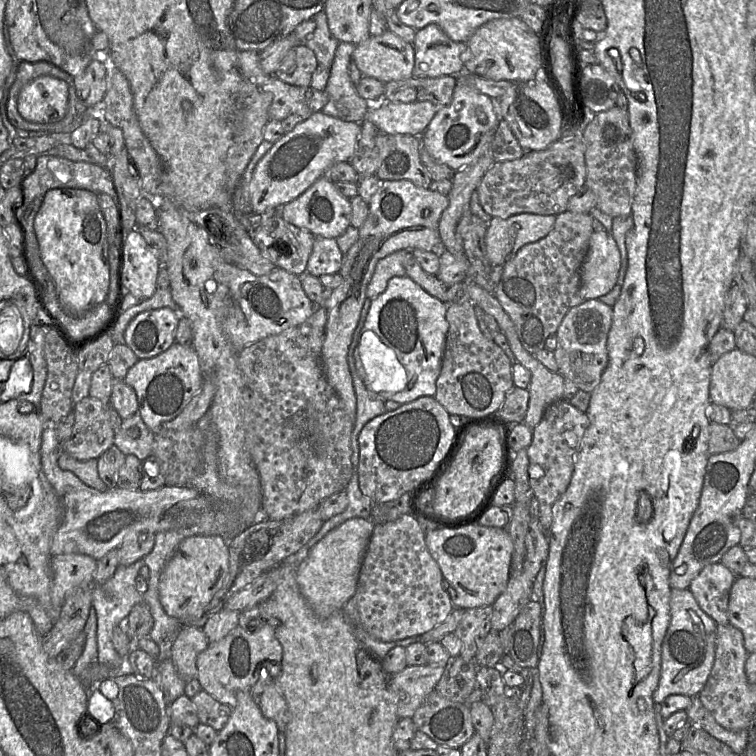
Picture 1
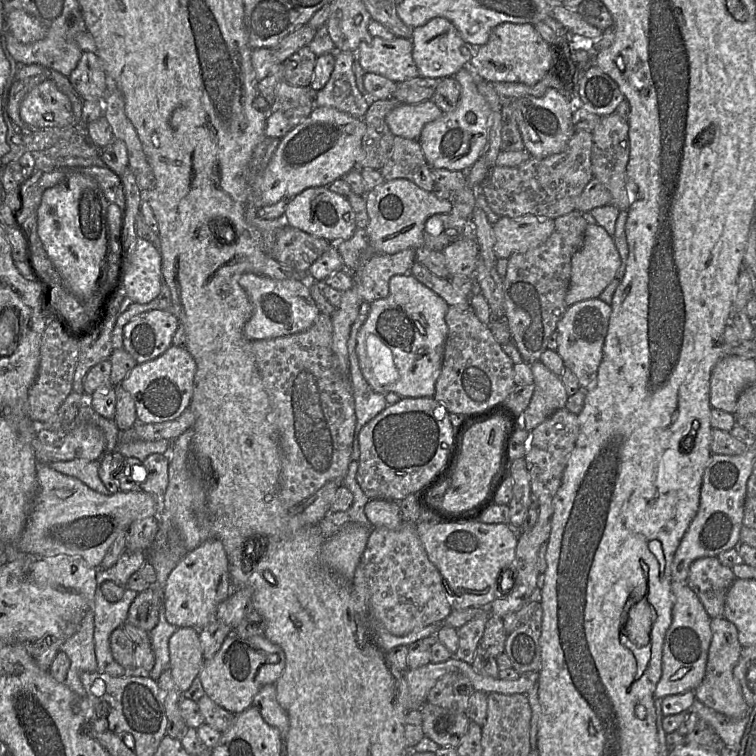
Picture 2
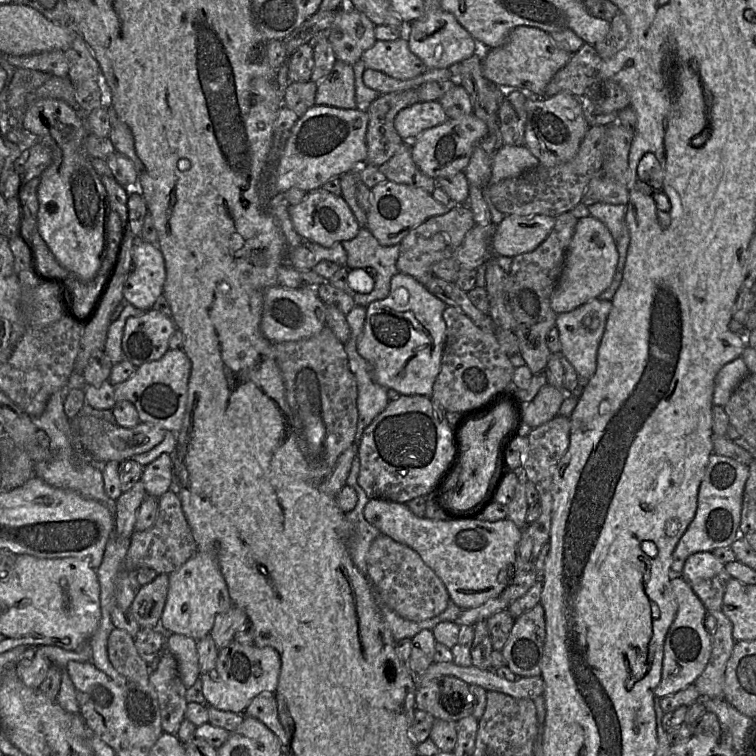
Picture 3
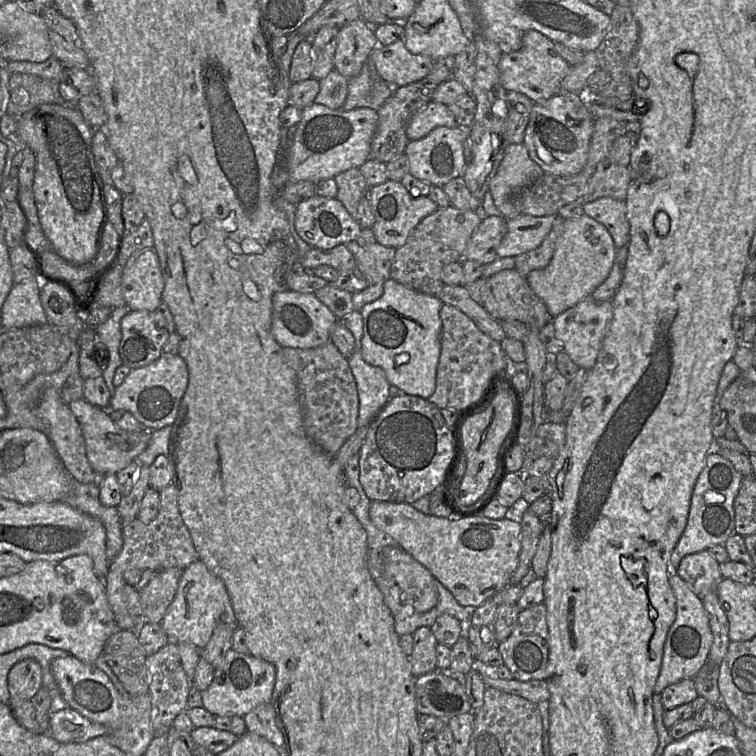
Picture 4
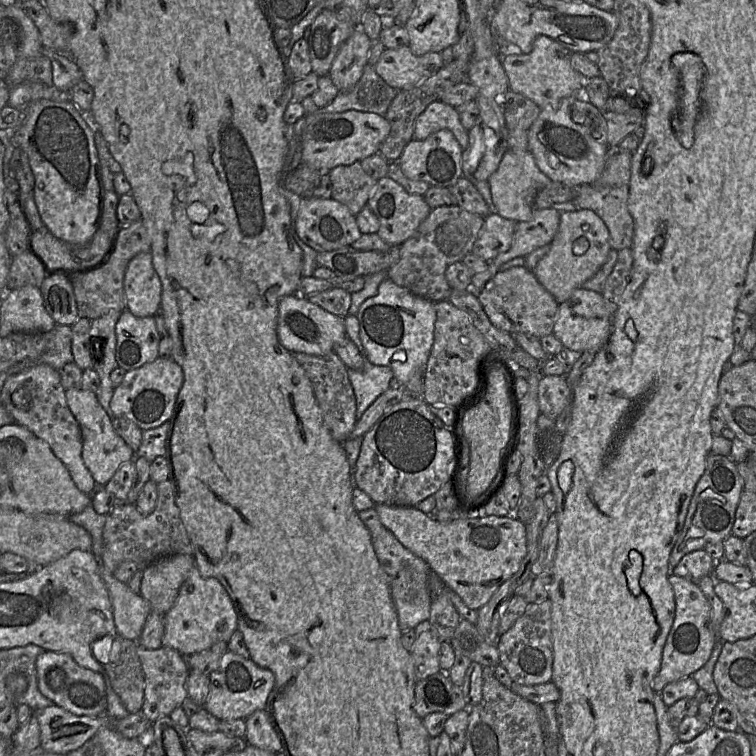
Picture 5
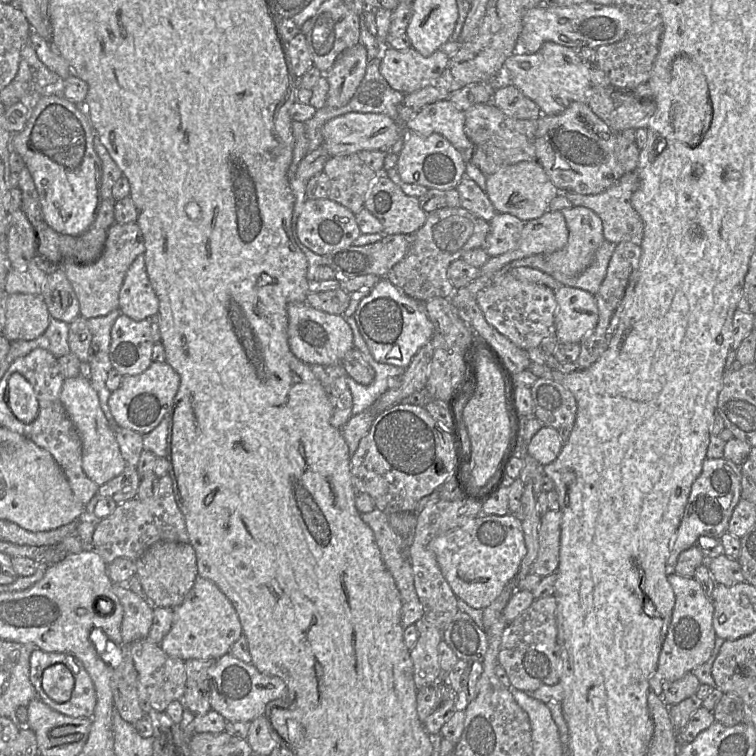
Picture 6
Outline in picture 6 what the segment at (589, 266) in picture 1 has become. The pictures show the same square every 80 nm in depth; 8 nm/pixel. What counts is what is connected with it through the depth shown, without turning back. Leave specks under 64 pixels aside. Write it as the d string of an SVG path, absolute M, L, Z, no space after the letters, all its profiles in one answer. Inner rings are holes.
M573 206L571 208L563 209L560 212L562 213L562 215L564 216L564 218L566 220L566 224L567 224L568 232L569 232L567 244L562 249L552 252L551 254L539 254L539 255L546 255L546 262L554 271L560 272L565 276L575 276L575 275L581 273L582 271L584 271L591 264L591 262L594 259L597 249L605 241L604 235L603 235L602 221L596 213L594 213L589 208L582 207L582 206Z

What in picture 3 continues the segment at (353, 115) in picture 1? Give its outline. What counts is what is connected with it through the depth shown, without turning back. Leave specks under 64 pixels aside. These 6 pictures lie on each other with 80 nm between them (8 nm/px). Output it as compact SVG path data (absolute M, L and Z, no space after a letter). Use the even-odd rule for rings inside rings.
M336 59L330 73L317 83L315 104L342 109L357 108L353 65Z

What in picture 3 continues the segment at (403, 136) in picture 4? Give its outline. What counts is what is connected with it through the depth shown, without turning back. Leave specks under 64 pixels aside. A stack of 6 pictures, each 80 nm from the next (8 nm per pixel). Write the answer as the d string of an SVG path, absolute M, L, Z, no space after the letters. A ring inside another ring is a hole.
M417 89L380 95L367 108L366 163L380 167L399 150L404 140L394 127L398 112L420 102Z

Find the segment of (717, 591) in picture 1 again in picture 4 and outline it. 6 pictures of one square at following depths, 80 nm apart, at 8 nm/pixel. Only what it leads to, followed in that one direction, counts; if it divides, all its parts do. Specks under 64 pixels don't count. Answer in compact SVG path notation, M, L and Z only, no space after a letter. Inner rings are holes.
M708 550L685 556L676 570L677 574L699 597L716 591L718 583L723 578L719 563Z

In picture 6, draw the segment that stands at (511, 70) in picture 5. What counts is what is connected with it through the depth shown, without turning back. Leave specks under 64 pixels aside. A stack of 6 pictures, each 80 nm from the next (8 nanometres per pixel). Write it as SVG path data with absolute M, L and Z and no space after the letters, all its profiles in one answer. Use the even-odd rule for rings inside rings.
M545 42L534 54L512 54L504 63L503 74L507 82L515 85L526 97L538 105L543 115L560 114L573 102L588 103L589 92L593 87L589 80L586 63L579 52L553 42Z

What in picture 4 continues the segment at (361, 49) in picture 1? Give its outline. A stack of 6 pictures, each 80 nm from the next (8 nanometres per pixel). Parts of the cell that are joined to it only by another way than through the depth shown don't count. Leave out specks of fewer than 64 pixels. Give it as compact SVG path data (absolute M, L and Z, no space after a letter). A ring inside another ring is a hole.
M402 40L385 46L377 45L369 59L380 78L394 88L421 81L435 64L429 56L410 52Z

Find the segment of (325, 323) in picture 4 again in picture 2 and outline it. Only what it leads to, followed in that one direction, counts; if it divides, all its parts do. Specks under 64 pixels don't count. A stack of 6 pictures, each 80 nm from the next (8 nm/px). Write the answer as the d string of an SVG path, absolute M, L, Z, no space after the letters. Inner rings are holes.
M243 273L239 284L252 304L251 317L244 326L244 335L249 340L263 340L302 332L310 328L321 313L311 297L306 280L277 280L261 274Z

